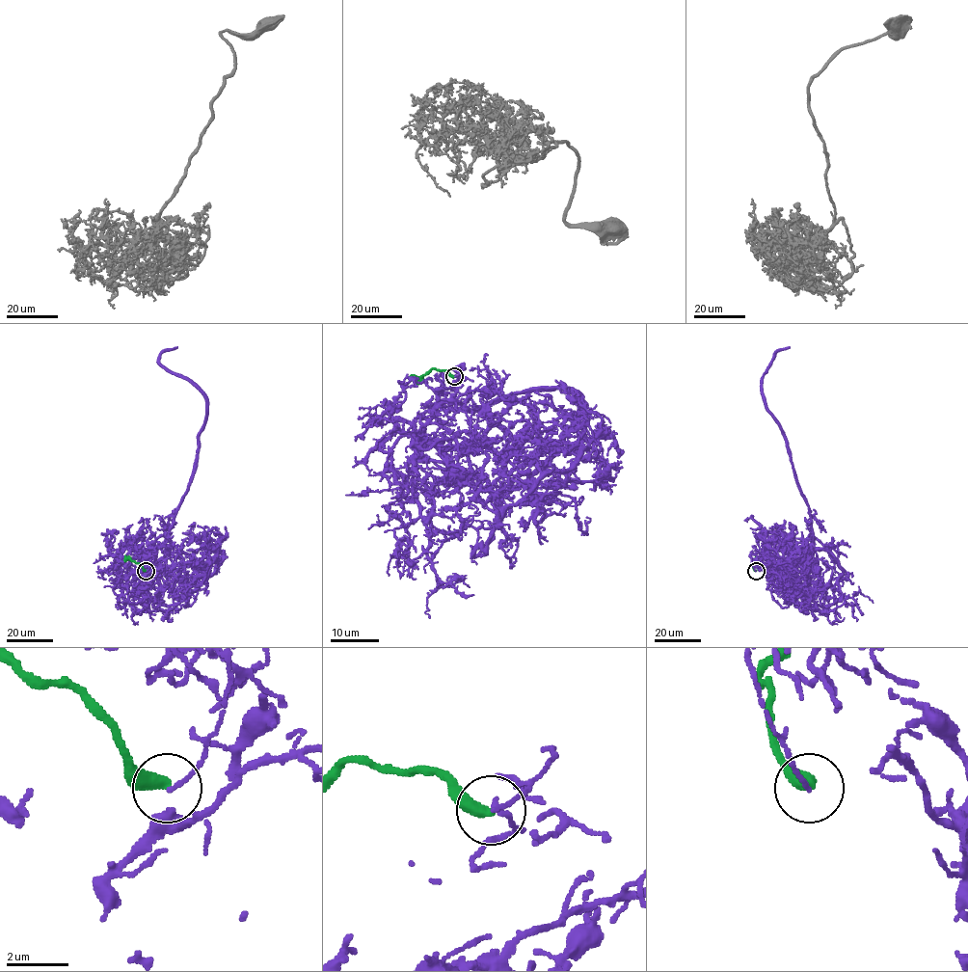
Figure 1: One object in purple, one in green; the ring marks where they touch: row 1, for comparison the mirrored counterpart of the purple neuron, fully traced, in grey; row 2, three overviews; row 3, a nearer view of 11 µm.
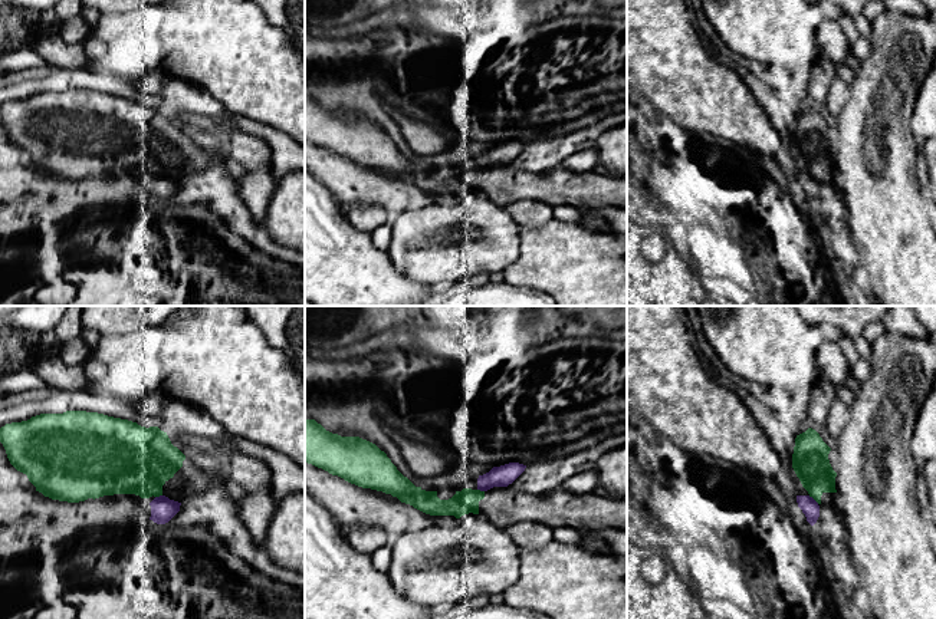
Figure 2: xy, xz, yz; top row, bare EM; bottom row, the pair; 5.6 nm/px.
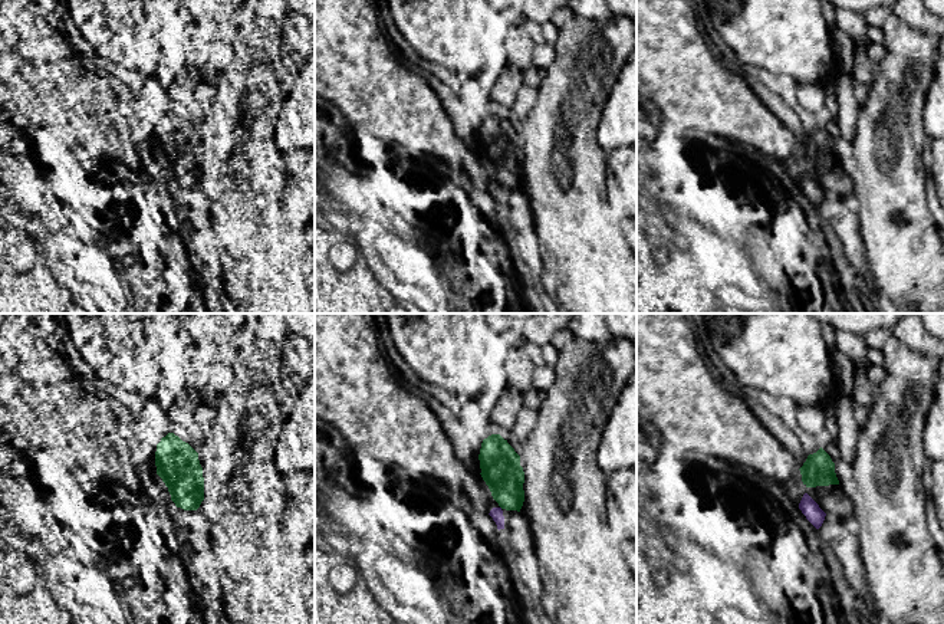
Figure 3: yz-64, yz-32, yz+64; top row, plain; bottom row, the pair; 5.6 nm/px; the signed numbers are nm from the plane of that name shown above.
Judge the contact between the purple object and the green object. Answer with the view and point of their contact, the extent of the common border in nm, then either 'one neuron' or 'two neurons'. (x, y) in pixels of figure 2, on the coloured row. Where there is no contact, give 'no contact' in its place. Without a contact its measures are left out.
yz (813, 499) | 80 nm | two neurons

